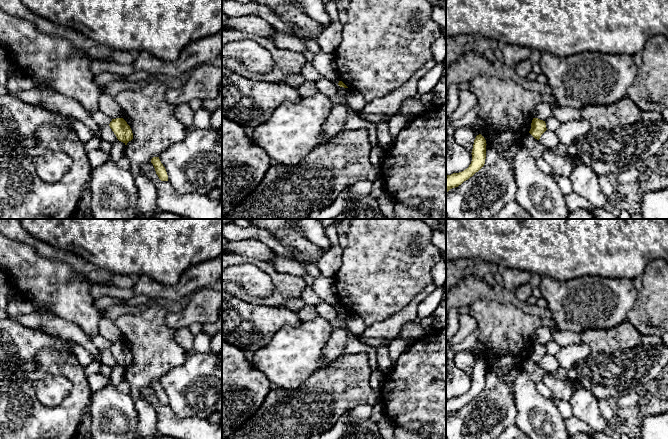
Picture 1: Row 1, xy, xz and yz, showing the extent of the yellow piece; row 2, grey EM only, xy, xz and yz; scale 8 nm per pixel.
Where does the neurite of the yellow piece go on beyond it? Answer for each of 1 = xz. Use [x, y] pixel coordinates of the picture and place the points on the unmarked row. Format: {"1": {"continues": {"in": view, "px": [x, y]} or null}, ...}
{"1": {"continues": null}}

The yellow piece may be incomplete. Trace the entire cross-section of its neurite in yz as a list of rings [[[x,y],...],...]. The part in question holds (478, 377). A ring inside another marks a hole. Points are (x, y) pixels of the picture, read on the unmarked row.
[[[479,358],[476,360],[472,373],[472,385],[467,393],[459,397],[453,397],[446,400],[446,417],[455,411],[461,409],[464,405],[472,401],[485,388],[486,383],[486,364]]]

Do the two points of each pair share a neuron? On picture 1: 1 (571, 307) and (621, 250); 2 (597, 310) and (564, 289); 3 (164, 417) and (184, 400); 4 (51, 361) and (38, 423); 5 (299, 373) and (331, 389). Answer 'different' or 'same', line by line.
1: different
2: same
3: different
4: same
5: different

